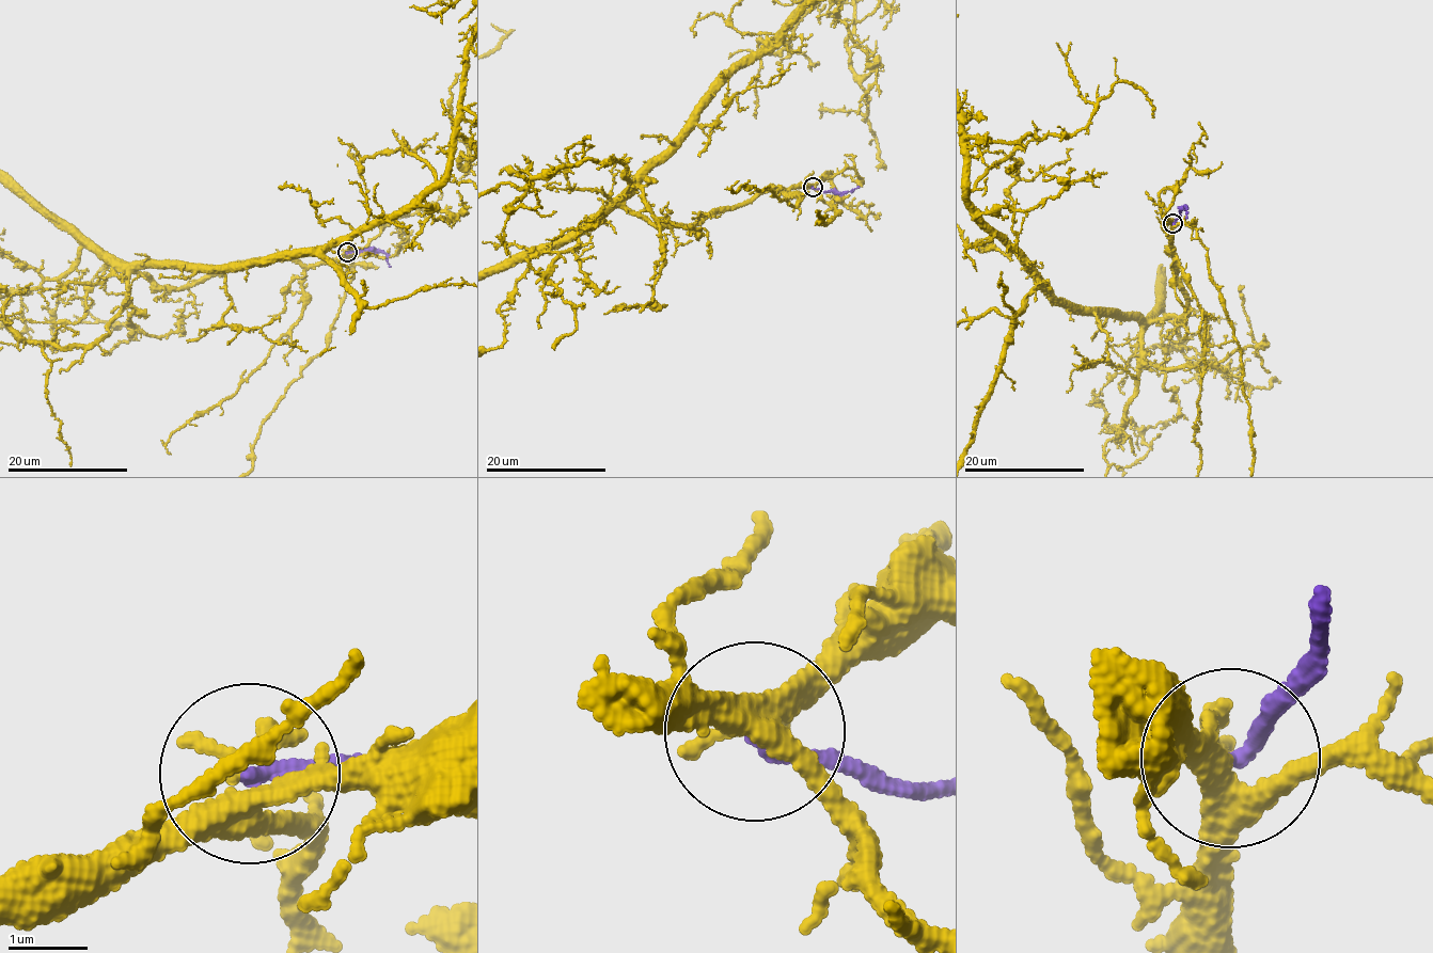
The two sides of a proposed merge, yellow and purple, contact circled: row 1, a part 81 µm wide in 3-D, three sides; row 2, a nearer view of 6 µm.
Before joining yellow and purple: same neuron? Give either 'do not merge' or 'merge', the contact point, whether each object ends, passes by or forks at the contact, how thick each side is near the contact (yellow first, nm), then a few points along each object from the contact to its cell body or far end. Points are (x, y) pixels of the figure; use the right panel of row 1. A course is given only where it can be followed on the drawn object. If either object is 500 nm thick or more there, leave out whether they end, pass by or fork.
do not merge; place (1172, 223); yellow forks; purple ends; calibres 280 and 190 nm; course purple (1172, 222), (1186, 206), (1185, 218)

